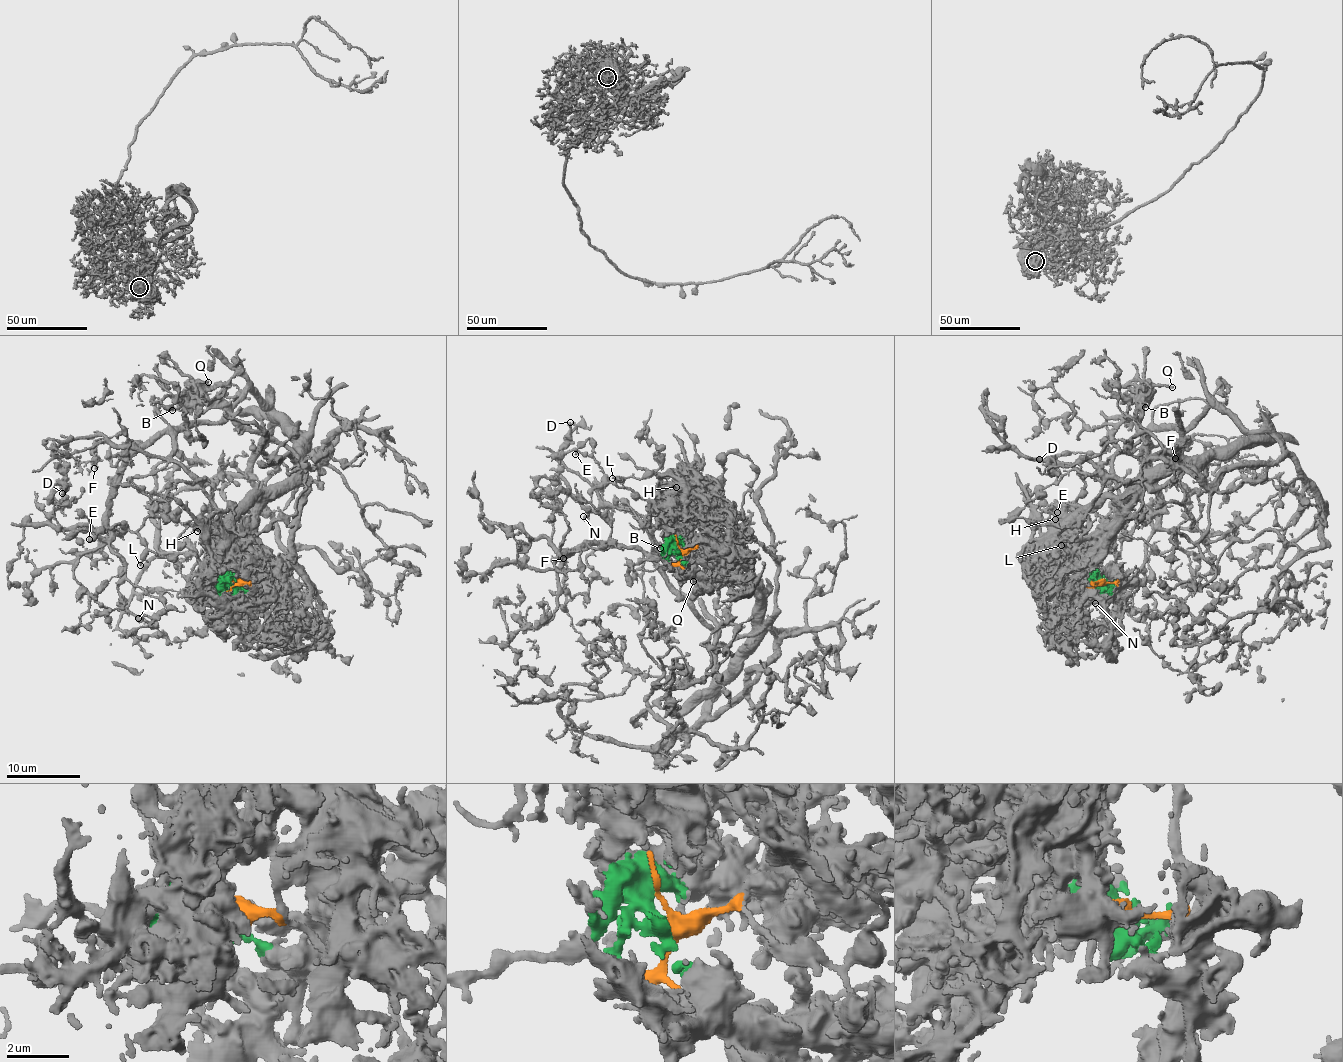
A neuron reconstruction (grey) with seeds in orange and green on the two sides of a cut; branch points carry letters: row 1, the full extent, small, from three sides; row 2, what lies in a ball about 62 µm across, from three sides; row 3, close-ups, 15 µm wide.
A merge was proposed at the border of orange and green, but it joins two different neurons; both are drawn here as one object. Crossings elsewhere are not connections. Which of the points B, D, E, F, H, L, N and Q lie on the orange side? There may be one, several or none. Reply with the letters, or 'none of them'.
D, E, F, L, N

